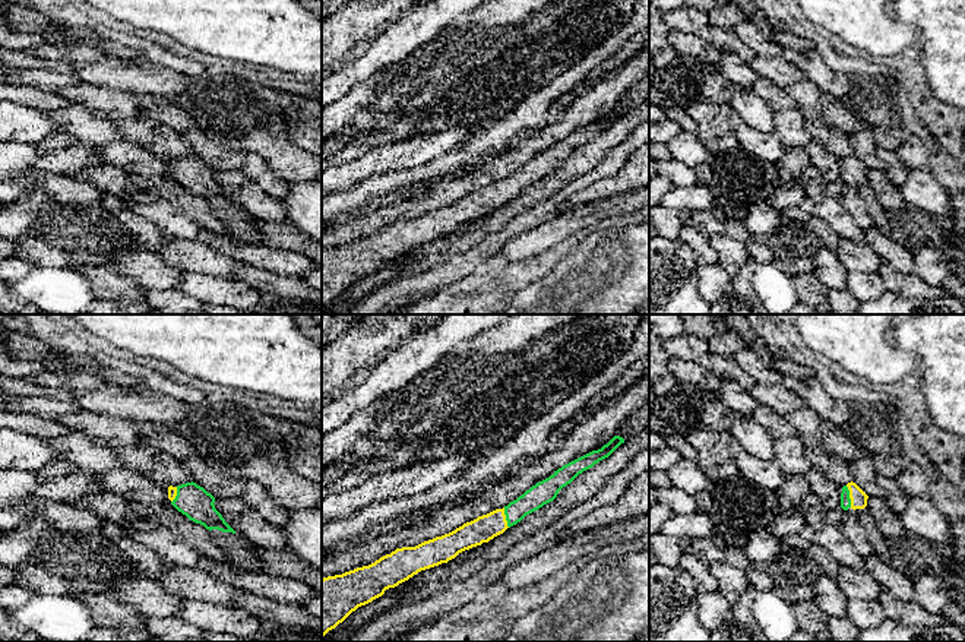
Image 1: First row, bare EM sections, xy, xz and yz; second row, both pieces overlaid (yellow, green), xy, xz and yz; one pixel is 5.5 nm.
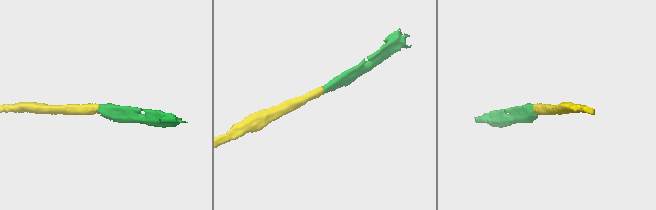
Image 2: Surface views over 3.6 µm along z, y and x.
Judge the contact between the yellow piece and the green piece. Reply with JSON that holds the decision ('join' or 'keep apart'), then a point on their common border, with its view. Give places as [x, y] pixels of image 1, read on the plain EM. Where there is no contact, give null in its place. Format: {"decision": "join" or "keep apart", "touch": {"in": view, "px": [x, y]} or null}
{"decision": "join", "touch": {"in": "yz", "px": [850, 168]}}

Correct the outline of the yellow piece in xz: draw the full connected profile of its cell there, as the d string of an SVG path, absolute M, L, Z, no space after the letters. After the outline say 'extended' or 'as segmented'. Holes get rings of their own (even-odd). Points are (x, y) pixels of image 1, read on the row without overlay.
M614 108L598 123L592 123L554 143L503 181L463 196L455 203L424 214L415 219L396 221L374 235L342 247L322 252L322 310L342 295L358 279L382 269L421 243L447 235L459 225L488 215L526 187L553 174L559 164L579 146L608 130L624 111Z | extended

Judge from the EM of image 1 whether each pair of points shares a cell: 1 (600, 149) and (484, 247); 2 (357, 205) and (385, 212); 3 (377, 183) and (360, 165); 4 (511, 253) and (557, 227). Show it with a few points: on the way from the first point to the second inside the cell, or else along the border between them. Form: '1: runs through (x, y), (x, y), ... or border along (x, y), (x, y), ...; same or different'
1: border along (566, 184), (506, 218); different
2: border along (364, 209), (350, 215); different
3: border along (407, 168), (373, 176), (341, 190); different
4: runs through (522, 244), (546, 234); same

